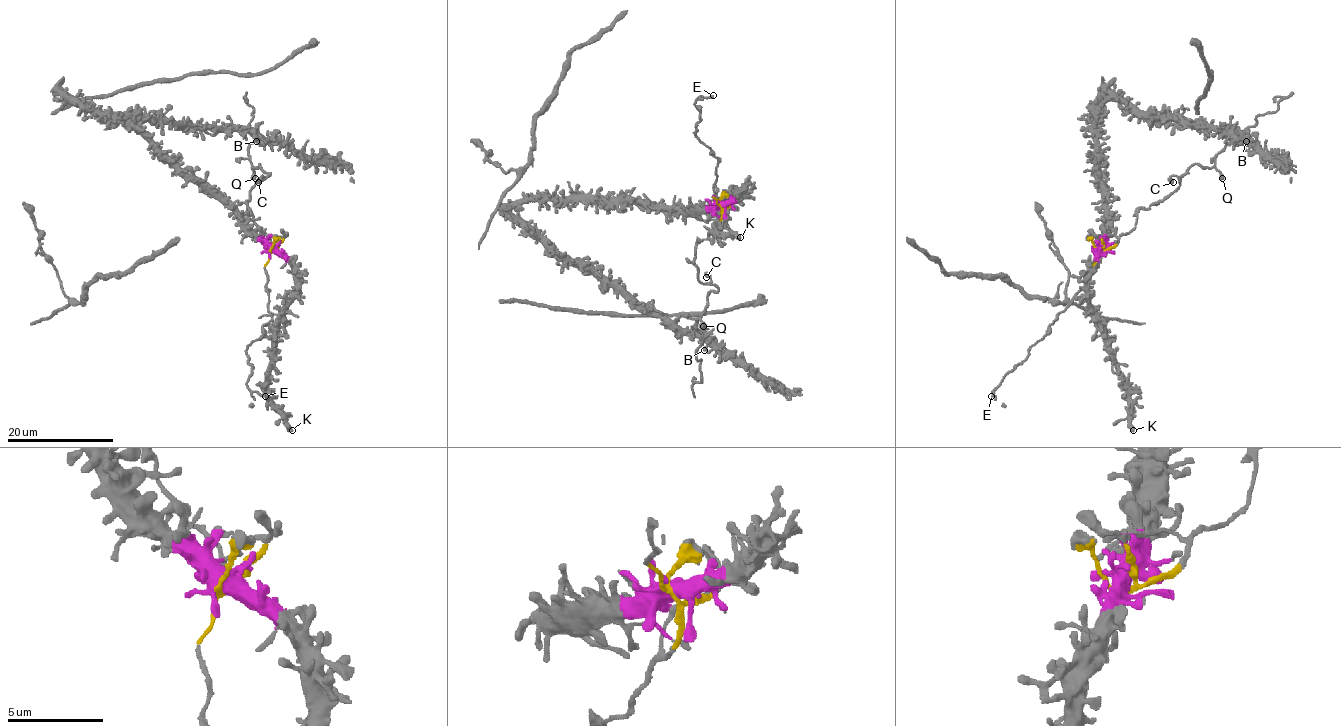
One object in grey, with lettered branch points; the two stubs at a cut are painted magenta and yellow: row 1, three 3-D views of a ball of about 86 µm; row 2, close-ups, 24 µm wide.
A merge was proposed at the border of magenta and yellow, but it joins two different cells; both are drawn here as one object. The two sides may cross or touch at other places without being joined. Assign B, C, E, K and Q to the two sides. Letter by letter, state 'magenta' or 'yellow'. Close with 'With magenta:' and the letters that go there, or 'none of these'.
B: magenta
C: yellow
E: yellow
K: magenta
Q: yellow
With magenta: B, K

